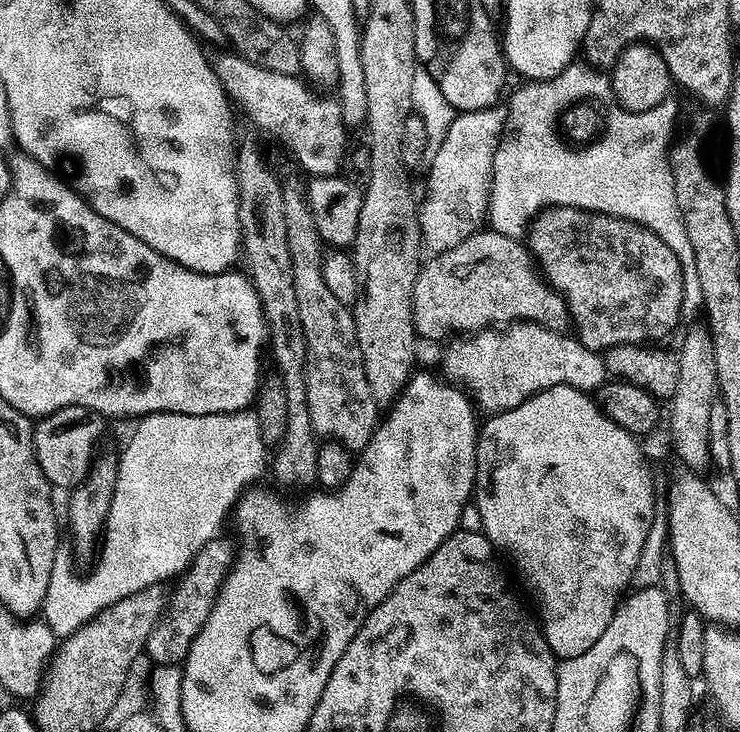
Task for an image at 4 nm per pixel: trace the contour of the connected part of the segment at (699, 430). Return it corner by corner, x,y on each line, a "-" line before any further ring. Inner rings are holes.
707,327
696,329
678,351
680,373
678,386
670,398
672,413
667,413
666,424
672,431
672,440
676,443
676,456
688,470
704,470
712,464
712,455
708,439
710,438
710,410
718,403
716,387
716,362
714,360
714,342

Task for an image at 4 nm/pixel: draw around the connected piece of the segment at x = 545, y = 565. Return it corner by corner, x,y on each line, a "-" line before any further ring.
563,384
550,390
542,390
534,394
526,402
514,406
505,412
498,412
487,417
488,421
481,423
476,438
476,486
474,489
474,508
480,515
479,527
482,529
493,548
504,552
516,563
520,576
532,587
536,595
536,604
540,607
538,620
544,629
544,637
550,646
553,656
560,660
569,660
578,654
586,654
606,626
610,626
616,606
625,595
628,583
640,564
640,555
648,544
648,535
652,532
652,523
656,520
656,488
652,485
652,472
648,469
648,460
640,449
641,442
635,435
629,433
618,422
610,419
600,408
600,405
589,393
579,392

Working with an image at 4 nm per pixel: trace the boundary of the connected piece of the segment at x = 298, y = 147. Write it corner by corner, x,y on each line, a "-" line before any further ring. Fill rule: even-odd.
224,52
220,57
215,57
214,67
216,76
220,79
225,93
237,96
244,103
244,108
248,111
248,116
264,132
269,132
272,136
280,136
281,142
290,148
297,162
305,169
307,175
334,176
341,169
340,164
344,158
348,146
348,132
346,130
346,117
337,99
320,96
301,77
297,75
286,75
275,72
272,69
248,61
246,57

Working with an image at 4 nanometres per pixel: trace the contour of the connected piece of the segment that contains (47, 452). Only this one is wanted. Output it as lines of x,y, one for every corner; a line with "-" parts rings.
77,404
35,421
32,441
36,461
53,489
71,490
88,477
94,453
97,451
96,443
104,432
104,424
106,424
105,417
100,413
91,412
89,408

